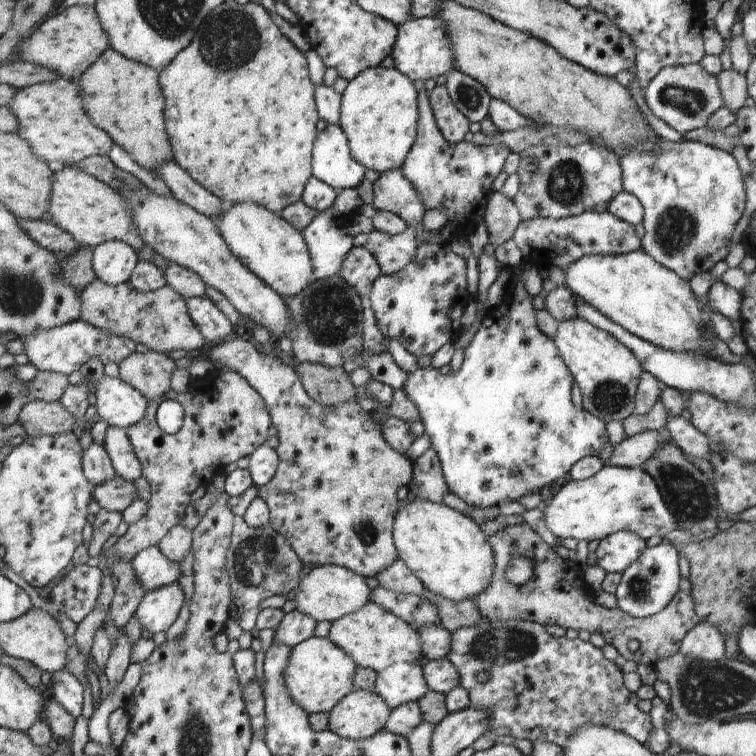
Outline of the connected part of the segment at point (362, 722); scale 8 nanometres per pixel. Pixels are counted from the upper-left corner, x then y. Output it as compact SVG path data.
M354 689L350 694L347 694L336 706L329 712L329 730L337 733L338 736L345 739L369 739L371 736L384 730L386 720L389 720L388 714L391 714L386 706L386 700L374 691L363 691Z

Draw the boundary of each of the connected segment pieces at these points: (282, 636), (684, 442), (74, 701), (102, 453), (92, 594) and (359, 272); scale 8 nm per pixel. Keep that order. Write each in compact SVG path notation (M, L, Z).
M294 609L286 613L278 624L273 637L273 644L284 643L292 649L300 641L315 636L317 623L311 616Z
M680 414L678 417L668 416L665 424L672 442L690 458L711 458L712 446L709 438L702 434L691 422L687 422Z
M58 671L52 674L50 685L53 688L54 698L76 718L80 718L85 709L82 682L72 672Z
M92 444L84 456L84 468L94 488L117 478L117 469L104 444Z
M87 563L72 569L54 588L50 599L78 625L97 607L105 574Z
M353 247L342 263L340 275L349 285L357 289L362 304L371 308L369 296L374 282L380 277L377 257L364 247Z

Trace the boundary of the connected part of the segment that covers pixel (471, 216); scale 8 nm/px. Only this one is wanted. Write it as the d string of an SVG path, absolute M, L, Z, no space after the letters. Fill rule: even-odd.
M423 84L417 86L417 137L400 169L417 189L426 210L442 208L447 221L454 222L452 238L468 238L484 218L484 208L493 193L492 182L510 151L503 145L482 146L473 141L451 145L437 127L428 92Z

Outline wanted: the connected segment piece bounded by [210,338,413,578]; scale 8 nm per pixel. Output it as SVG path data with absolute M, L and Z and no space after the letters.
M242 338L226 340L225 343L217 345L210 351L210 357L212 361L220 360L225 366L224 370L241 373L261 393L265 403L268 405L272 423L278 428L279 445L276 452L280 457L280 463L274 478L269 483L259 487L259 496L269 505L269 524L292 545L302 564L310 565L312 568L324 565L338 565L349 568L365 578L380 575L382 571L388 569L396 561L396 556L399 553L396 552L397 548L394 548L396 542L392 542L392 522L394 522L394 516L397 516L396 510L398 510L399 503L399 500L396 500L396 490L410 484L413 476L413 461L399 453L385 440L384 433L381 431L381 422L374 420L372 413L364 411L356 401L337 404L336 406L321 405L306 392L295 366L290 361L285 361L276 355L268 355L262 351L262 348L253 346L249 341Z

